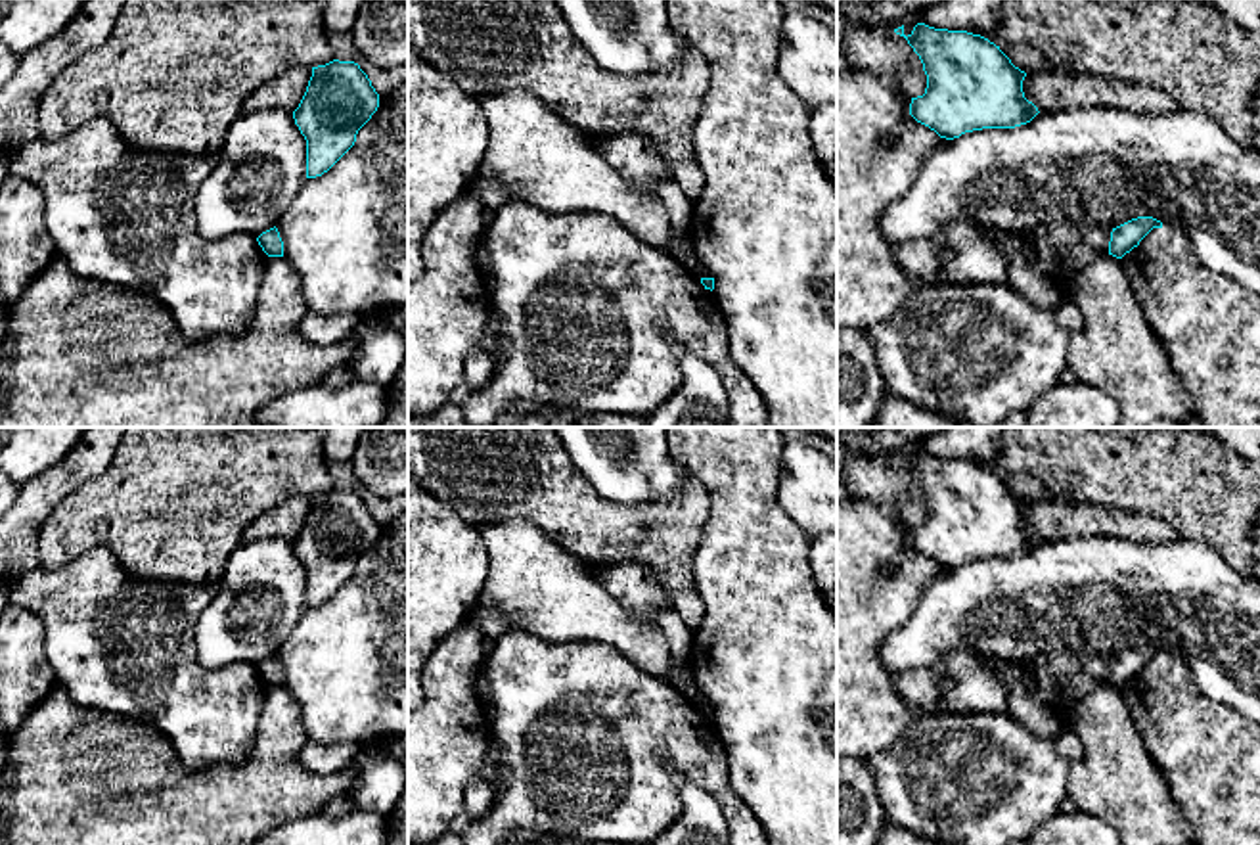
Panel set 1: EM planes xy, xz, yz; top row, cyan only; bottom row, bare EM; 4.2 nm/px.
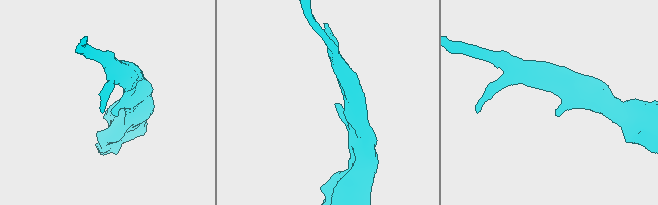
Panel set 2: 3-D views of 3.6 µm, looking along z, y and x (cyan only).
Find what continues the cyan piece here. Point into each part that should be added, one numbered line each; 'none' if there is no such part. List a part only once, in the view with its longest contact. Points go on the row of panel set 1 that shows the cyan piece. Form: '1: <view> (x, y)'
none

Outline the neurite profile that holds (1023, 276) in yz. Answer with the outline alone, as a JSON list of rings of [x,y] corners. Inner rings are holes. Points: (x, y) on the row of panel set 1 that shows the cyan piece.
[[[1005,238],[1001,249],[1009,257],[1005,284],[1040,308],[1055,310],[1061,303],[1057,289],[1042,276],[1019,238]]]

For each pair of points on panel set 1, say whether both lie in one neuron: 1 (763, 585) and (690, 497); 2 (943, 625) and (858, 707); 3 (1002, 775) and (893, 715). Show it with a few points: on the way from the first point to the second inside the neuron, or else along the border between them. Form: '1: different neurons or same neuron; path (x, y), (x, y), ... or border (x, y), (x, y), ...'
1: different neurons; border (692, 476), (709, 501), (709, 518), (694, 560)
2: different neurons; border (891, 631), (879, 646), (879, 662), (895, 677)
3: different neurons; border (925, 715), (908, 725), (876, 753)

